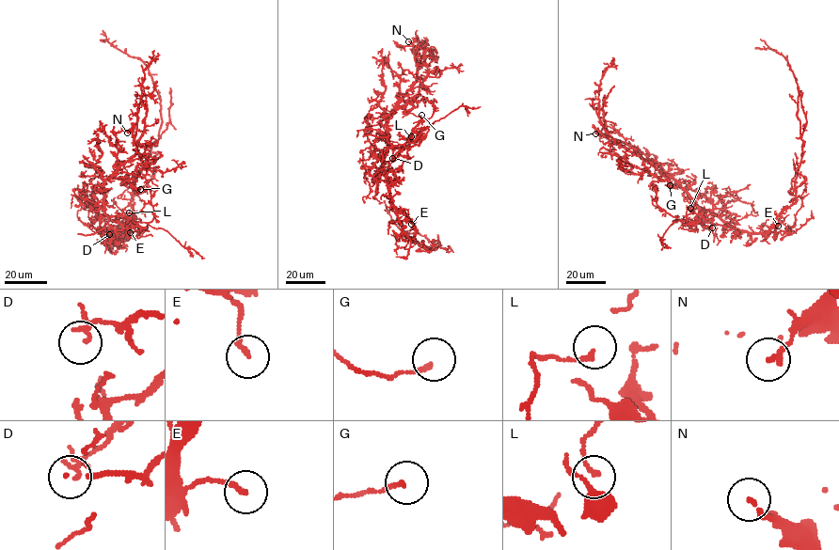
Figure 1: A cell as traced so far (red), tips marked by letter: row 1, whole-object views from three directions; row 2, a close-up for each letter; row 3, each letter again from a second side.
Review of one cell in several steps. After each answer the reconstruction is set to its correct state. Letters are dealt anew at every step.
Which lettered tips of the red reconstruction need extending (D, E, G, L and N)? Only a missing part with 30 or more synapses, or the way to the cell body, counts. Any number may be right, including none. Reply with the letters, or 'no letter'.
no letter

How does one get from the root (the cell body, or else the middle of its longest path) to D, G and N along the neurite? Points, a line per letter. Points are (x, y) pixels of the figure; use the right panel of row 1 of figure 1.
D: (751, 233), (736, 229), (712, 212), (702, 210), (699, 213), (701, 226), (712, 227)
G: (751, 233), (736, 229), (712, 212), (700, 209), (674, 180), (663, 176), (670, 185)
N: (751, 233), (736, 229), (712, 212), (700, 209), (672, 178), (610, 141), (599, 132), (595, 133)

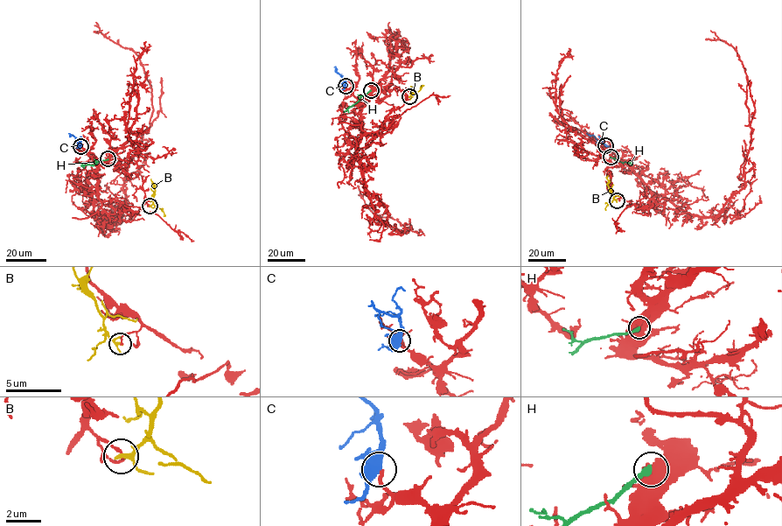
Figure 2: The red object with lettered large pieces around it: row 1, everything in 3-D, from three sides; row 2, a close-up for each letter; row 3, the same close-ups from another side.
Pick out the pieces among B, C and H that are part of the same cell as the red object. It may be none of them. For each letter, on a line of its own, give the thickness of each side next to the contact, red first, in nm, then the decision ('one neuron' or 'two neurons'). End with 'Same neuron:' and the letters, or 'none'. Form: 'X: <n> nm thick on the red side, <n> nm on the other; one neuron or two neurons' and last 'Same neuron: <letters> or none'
B: 150 nm thick on the red side, 150 nm on the other; two neurons
C: 240 nm thick on the red side, 460 nm on the other; one neuron
H: 750 nm thick on the red side, 300 nm on the other; two neurons
Same neuron: C

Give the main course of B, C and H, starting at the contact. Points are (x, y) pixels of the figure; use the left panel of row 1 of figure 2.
B: (150, 206), (155, 192), (150, 178)
C: (80, 146), (80, 142), (68, 133)
H: (108, 159), (92, 164), (82, 165), (79, 161)

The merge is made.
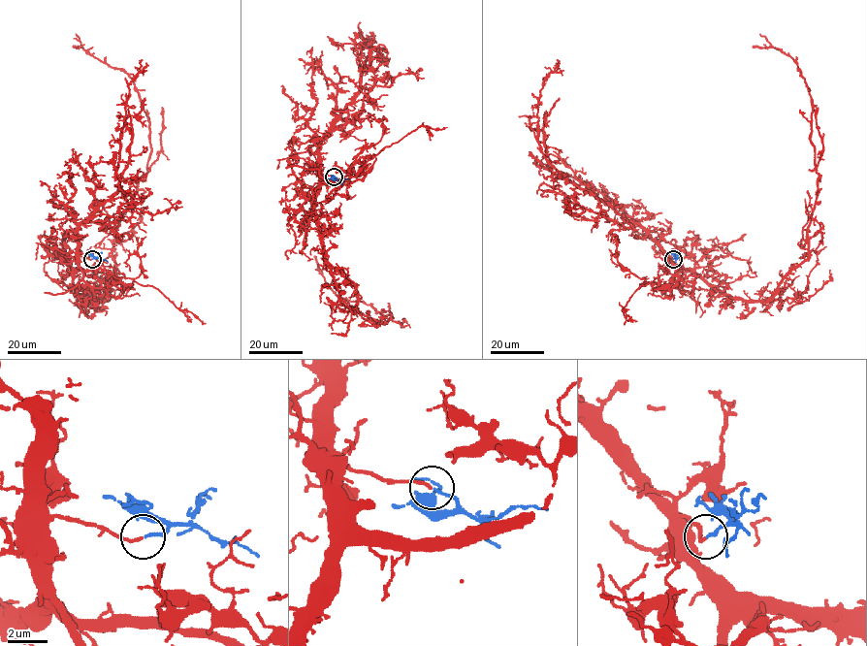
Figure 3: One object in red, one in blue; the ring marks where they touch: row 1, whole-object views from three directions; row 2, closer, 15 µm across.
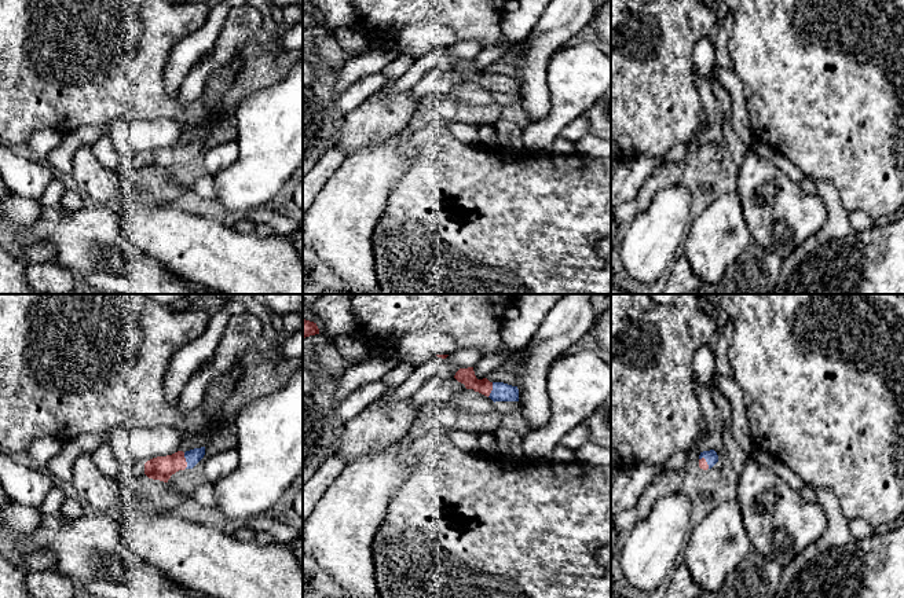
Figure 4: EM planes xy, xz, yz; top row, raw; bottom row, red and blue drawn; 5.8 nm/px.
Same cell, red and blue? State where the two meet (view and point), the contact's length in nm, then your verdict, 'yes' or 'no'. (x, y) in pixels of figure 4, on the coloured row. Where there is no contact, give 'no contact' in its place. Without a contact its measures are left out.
xy (185, 461) | 100 nm | yes

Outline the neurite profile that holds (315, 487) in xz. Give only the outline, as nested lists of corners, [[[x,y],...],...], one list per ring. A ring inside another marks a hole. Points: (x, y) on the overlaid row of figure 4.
[[[337,455],[325,461],[303,487],[303,521],[311,514],[326,489],[337,480],[347,462]]]

